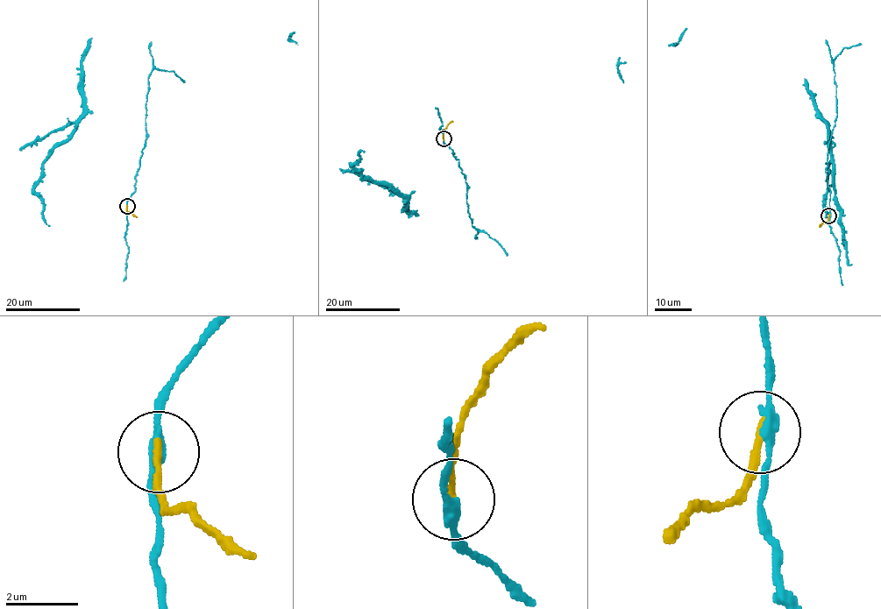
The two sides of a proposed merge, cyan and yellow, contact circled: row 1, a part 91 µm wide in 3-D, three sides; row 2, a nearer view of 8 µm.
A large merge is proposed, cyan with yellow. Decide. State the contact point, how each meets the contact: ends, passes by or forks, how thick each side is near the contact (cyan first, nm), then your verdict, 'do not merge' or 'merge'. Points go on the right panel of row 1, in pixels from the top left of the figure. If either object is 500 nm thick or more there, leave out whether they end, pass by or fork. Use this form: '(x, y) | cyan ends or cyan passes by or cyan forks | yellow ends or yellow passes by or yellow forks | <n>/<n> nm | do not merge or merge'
(828, 215) | cyan passes by | yellow ends | 280/200 nm | do not merge

